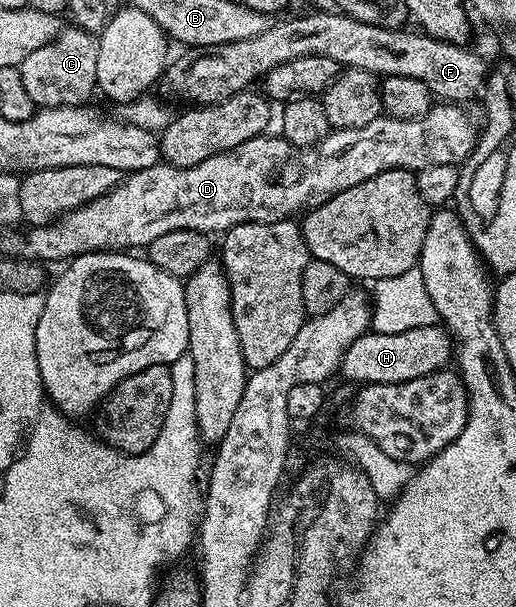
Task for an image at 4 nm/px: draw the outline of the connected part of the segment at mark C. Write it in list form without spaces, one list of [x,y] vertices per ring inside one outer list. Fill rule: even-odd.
[[[67,25],[60,30],[53,41],[41,45],[41,49],[33,49],[29,57],[18,66],[21,82],[29,97],[33,97],[36,108],[45,107],[77,107],[88,102],[97,88],[97,47],[96,40],[88,31],[80,27]]]

